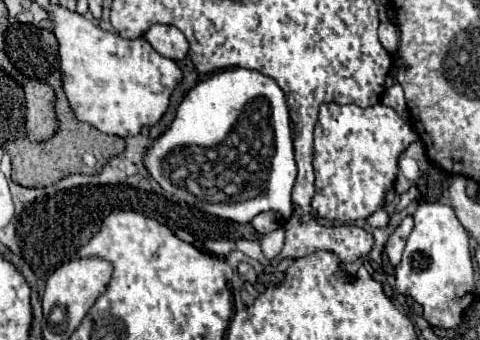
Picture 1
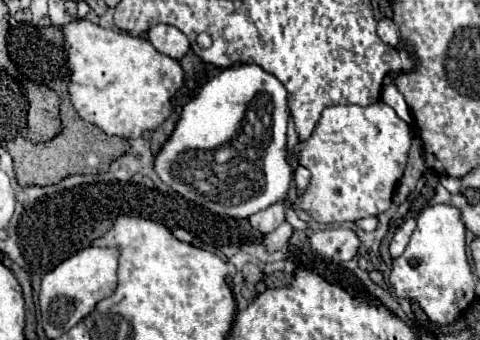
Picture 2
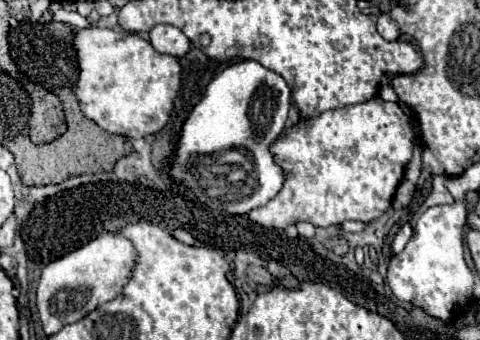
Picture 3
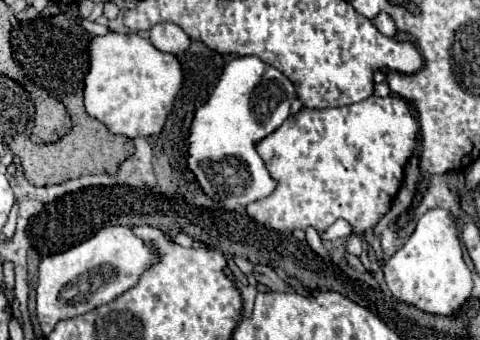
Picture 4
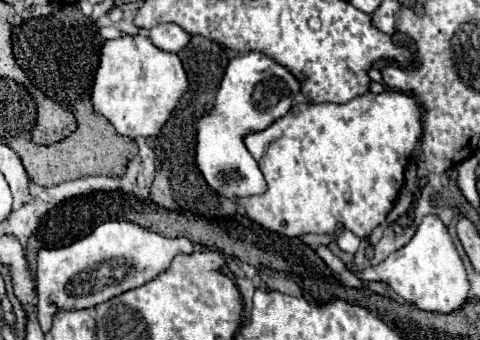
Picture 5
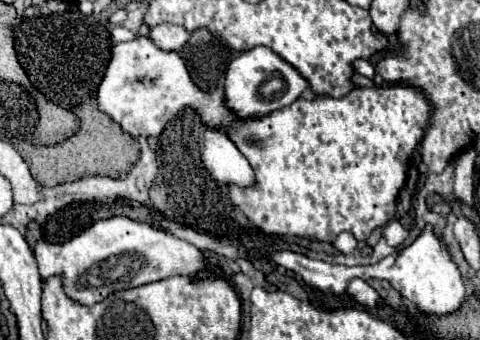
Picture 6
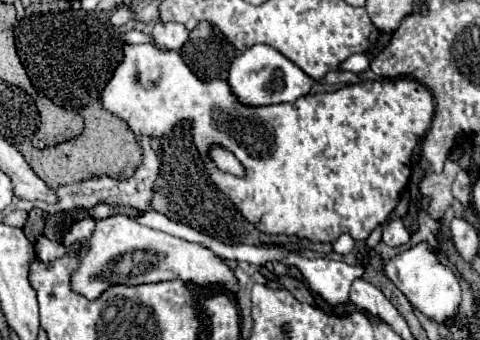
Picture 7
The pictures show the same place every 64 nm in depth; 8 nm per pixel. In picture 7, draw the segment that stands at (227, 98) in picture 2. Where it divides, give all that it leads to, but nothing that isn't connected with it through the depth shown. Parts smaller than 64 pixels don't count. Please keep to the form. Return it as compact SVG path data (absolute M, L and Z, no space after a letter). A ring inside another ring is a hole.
M256 44L256 46L248 48L244 54L240 54L230 64L228 84L240 104L244 104L244 106L272 106L272 104L294 102L296 98L306 96L310 92L314 80L310 76L306 76L294 62L290 62L286 56L282 56L272 46ZM212 146L210 152L208 152L208 156L210 156L210 160L216 164L216 168L218 168L220 172L232 174L232 176L236 176L236 178L242 178L242 176L246 174L244 164L242 164L230 150L226 150L224 146Z

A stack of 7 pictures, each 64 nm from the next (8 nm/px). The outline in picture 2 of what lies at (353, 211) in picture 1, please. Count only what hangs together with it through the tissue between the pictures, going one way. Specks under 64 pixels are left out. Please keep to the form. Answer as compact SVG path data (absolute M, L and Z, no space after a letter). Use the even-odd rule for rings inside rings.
M384 102L370 106L328 106L322 110L320 120L306 144L296 144L296 158L310 168L312 180L304 196L296 198L296 206L306 210L314 220L324 224L356 222L360 218L378 216L392 204L396 182L402 178L406 154L414 138L412 128L398 118L398 114Z

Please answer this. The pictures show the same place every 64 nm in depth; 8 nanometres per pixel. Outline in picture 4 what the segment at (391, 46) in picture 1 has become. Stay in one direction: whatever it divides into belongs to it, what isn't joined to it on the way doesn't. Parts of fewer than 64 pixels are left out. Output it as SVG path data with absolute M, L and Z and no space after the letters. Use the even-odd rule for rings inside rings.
M380 12L380 14L374 18L374 24L376 24L376 28L378 28L384 36L388 36L388 38L392 38L392 36L396 34L396 24L394 24L394 20L392 20L386 12Z

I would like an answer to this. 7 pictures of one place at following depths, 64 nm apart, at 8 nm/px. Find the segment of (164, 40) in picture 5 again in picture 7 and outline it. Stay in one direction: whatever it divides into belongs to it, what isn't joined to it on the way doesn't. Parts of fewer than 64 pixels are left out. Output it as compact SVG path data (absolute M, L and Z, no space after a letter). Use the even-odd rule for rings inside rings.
M156 22L152 38L162 50L180 50L188 40L188 30L176 22Z

